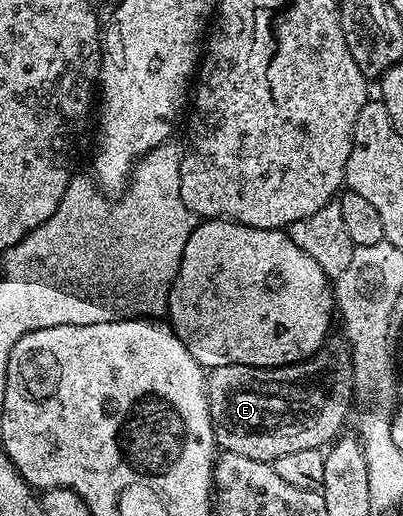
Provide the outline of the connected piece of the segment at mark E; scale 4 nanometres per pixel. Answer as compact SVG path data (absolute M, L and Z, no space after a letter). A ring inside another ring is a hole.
M333 335L308 361L274 369L215 367L208 370L205 386L218 446L226 453L272 463L293 451L324 450L337 440L353 405L353 355L344 336Z

